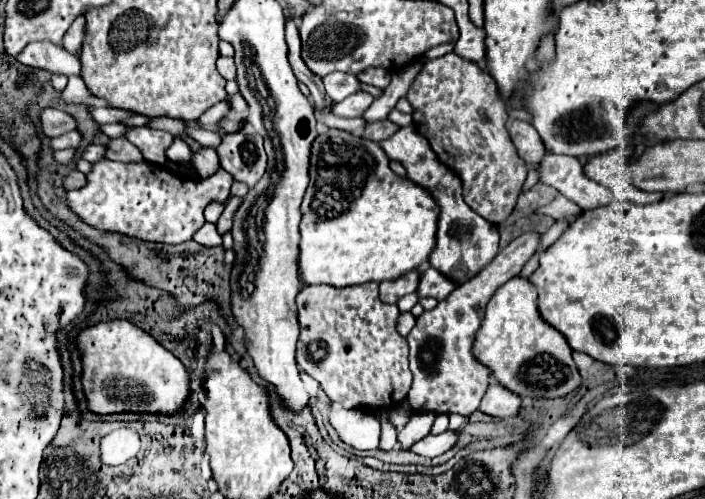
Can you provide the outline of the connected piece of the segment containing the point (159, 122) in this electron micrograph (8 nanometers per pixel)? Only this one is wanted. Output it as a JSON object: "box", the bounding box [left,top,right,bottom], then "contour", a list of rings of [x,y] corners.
{"box":[150,117,186,137],"contour":[[[162,117],[162,119],[152,119],[150,127],[160,127],[160,129],[164,129],[164,131],[172,133],[174,137],[180,137],[180,135],[182,135],[182,131],[186,129],[186,125],[184,125],[182,121],[176,121],[176,119],[166,119],[166,117]]]}

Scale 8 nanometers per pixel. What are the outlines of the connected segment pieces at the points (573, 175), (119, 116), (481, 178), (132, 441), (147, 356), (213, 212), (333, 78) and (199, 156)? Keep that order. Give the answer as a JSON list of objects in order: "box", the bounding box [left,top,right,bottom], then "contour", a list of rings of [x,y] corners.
[{"box":[536,155,612,209],"contour":[[[544,155],[536,165],[540,183],[558,189],[562,195],[572,199],[580,209],[596,209],[612,201],[612,191],[588,181],[582,173],[582,165],[576,157],[568,155]]]},{"box":[88,107,134,123],"contour":[[[88,107],[88,111],[90,111],[90,117],[94,117],[94,121],[98,121],[98,123],[120,123],[126,117],[134,115],[130,111],[110,109],[110,107]]]},{"box":[408,53,528,225],"contour":[[[448,53],[444,57],[432,59],[422,65],[422,71],[416,75],[414,83],[410,85],[408,99],[414,107],[412,117],[418,133],[428,139],[436,157],[460,177],[464,187],[464,201],[488,223],[492,225],[504,223],[516,205],[522,183],[528,175],[528,167],[518,157],[508,137],[506,131],[508,103],[500,97],[500,91],[496,89],[496,81],[492,81],[492,77],[484,73],[476,63],[464,61],[456,53]]]},{"box":[100,427,140,465],"contour":[[[124,427],[108,433],[100,443],[100,461],[104,465],[122,465],[130,457],[134,457],[140,449],[140,437],[136,431]]]},{"box":[76,319,190,415],"contour":[[[114,319],[96,323],[76,337],[82,359],[82,389],[88,411],[110,413],[154,413],[176,415],[190,397],[190,375],[180,359],[164,349],[154,337],[130,321]]]},{"box":[204,203,224,223],"contour":[[[210,203],[208,207],[206,207],[206,211],[204,211],[204,215],[206,215],[206,221],[210,221],[210,223],[216,223],[218,219],[220,219],[220,215],[222,215],[222,211],[224,211],[224,203]]]},{"box":[324,73,360,101],"contour":[[[330,73],[324,77],[324,85],[326,85],[326,93],[332,101],[344,101],[348,95],[360,91],[360,81],[356,79],[356,75],[350,73]]]},{"box":[188,147,220,179],"contour":[[[202,147],[200,151],[192,153],[192,159],[188,161],[188,169],[194,171],[194,173],[198,173],[198,177],[202,177],[202,179],[214,175],[214,173],[220,169],[216,149]]]}]

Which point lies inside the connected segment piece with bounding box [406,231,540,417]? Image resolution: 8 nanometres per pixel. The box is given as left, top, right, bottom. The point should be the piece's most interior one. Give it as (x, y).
(447, 379)

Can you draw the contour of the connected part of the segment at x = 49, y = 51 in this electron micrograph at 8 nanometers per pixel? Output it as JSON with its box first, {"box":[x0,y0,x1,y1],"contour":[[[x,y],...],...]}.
{"box":[16,41,80,75],"contour":[[[50,41],[28,43],[20,51],[20,55],[16,55],[16,61],[20,61],[26,67],[44,69],[48,73],[80,75],[80,61],[72,53],[68,53],[62,45]]]}

